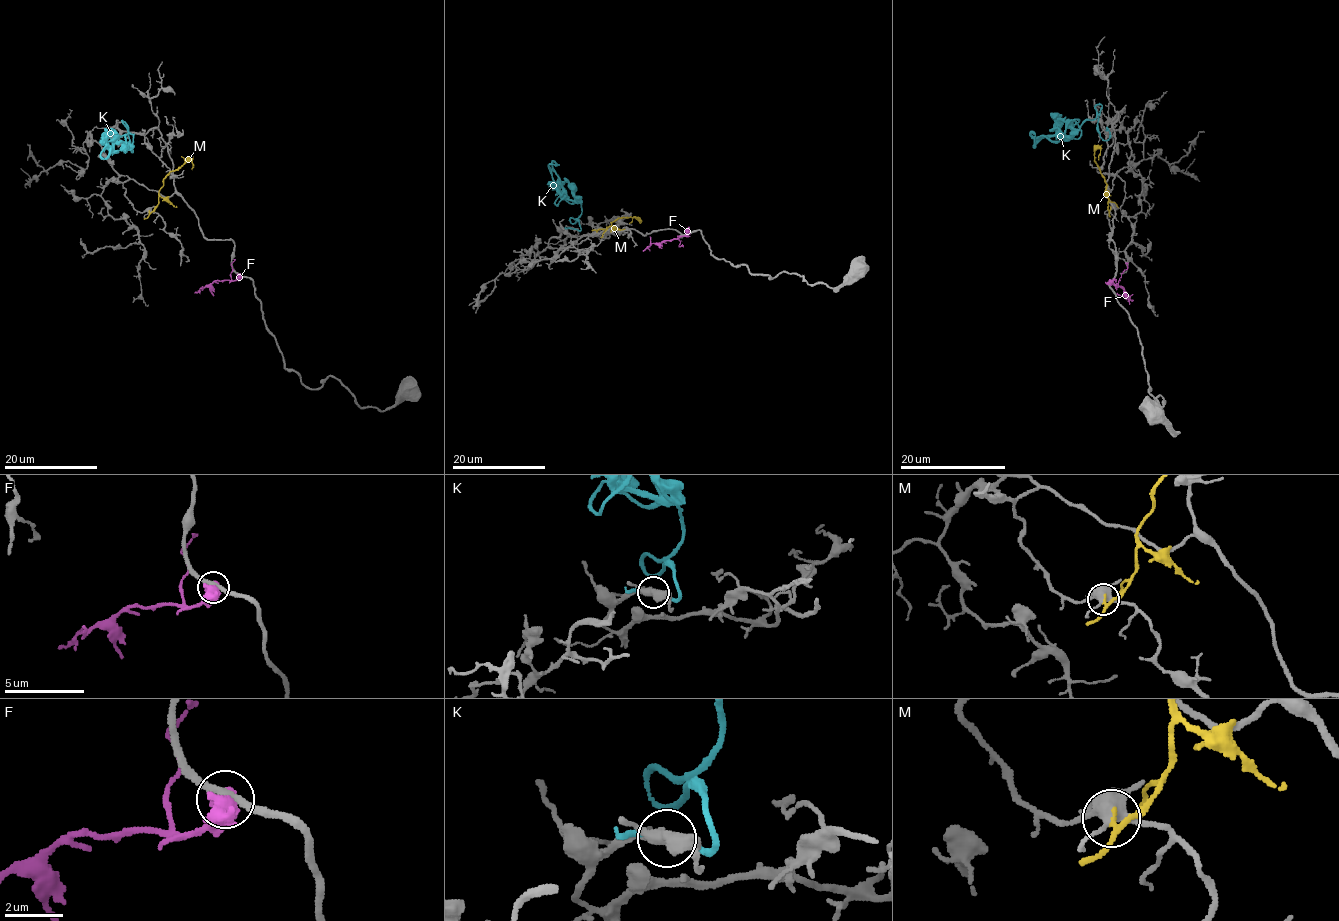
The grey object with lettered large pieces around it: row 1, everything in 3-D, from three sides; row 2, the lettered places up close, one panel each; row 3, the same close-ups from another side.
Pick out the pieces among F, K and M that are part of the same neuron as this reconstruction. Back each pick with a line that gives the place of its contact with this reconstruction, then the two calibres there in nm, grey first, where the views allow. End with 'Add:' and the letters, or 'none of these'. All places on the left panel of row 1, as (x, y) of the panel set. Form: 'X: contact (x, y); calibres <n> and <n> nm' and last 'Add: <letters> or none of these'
Add: none of these

